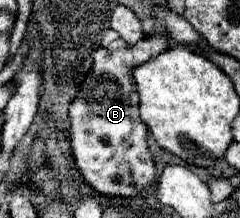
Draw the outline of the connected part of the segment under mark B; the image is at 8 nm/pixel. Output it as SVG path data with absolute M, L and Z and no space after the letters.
M148 35L140 39L136 45L128 45L122 39L116 39L108 47L100 47L94 53L92 73L88 75L88 81L80 87L80 93L76 95L76 101L72 101L72 107L70 107L70 123L72 123L70 143L72 143L76 167L80 169L86 183L98 193L128 197L148 189L154 183L156 169L154 169L154 161L150 157L150 149L146 141L148 127L138 117L138 93L132 81L132 69L148 61L150 57L162 53L166 47L168 47L168 37Z

